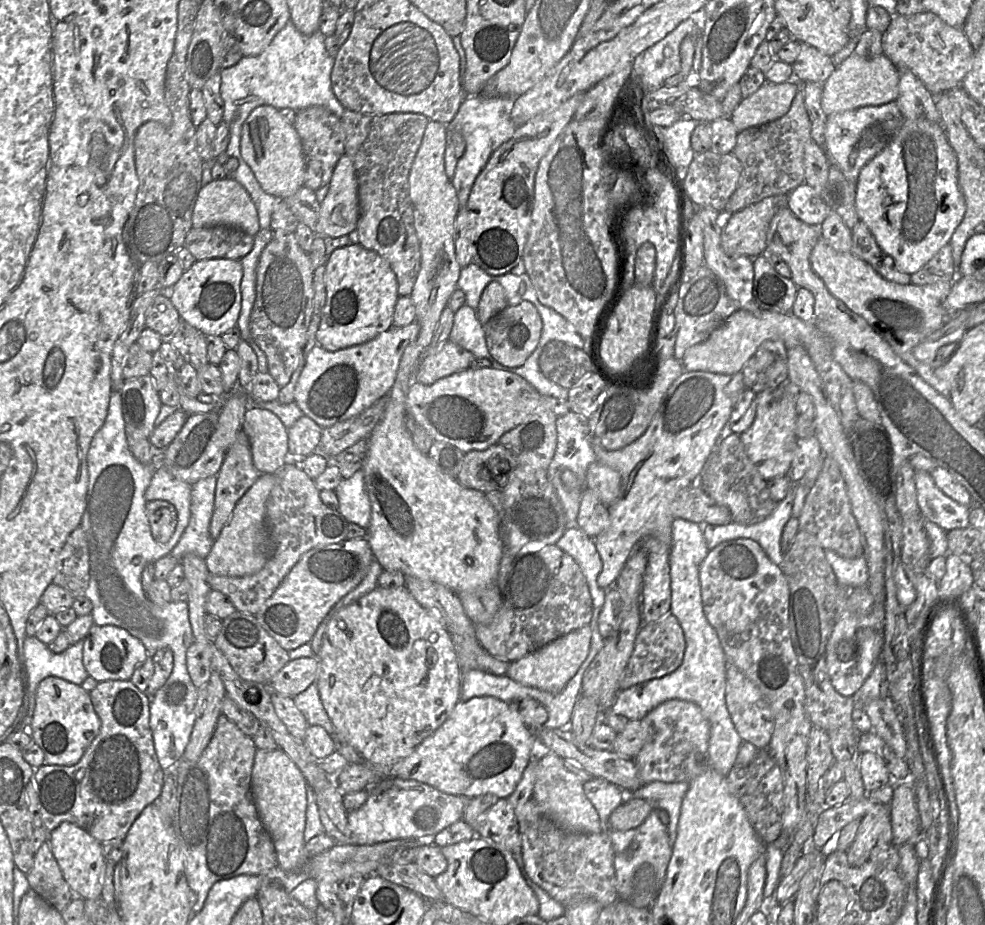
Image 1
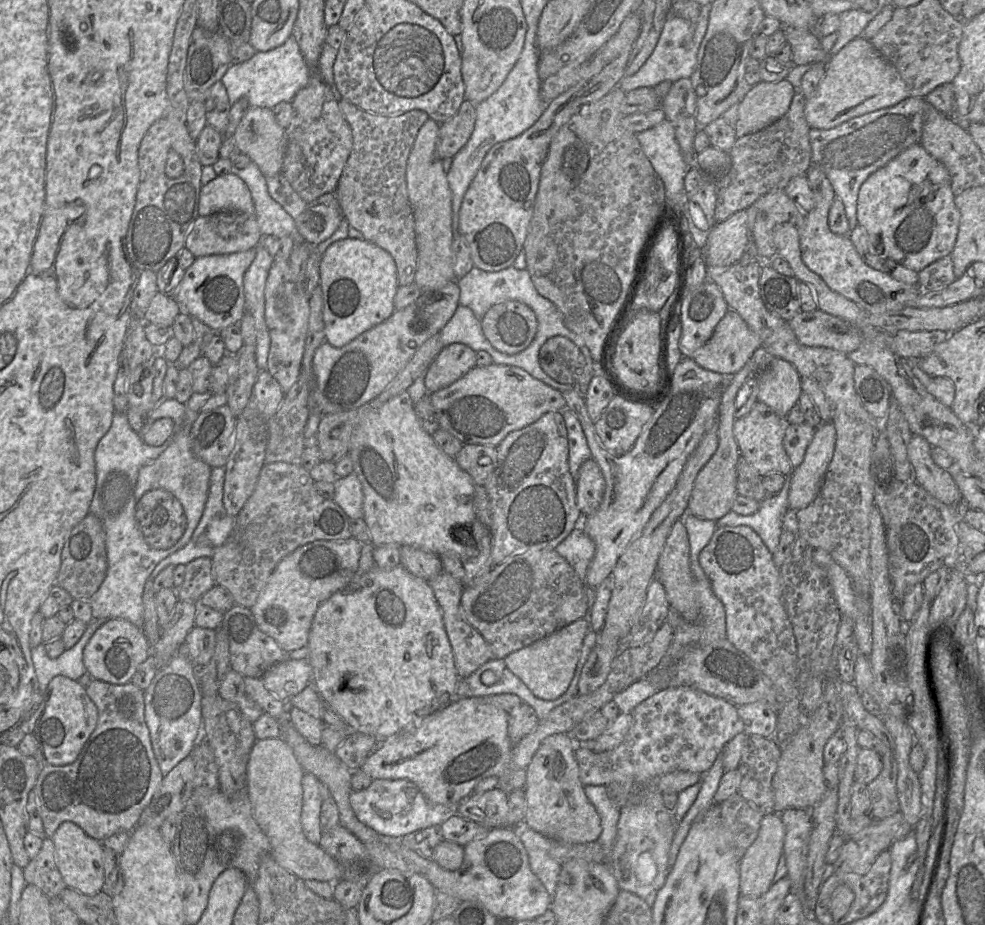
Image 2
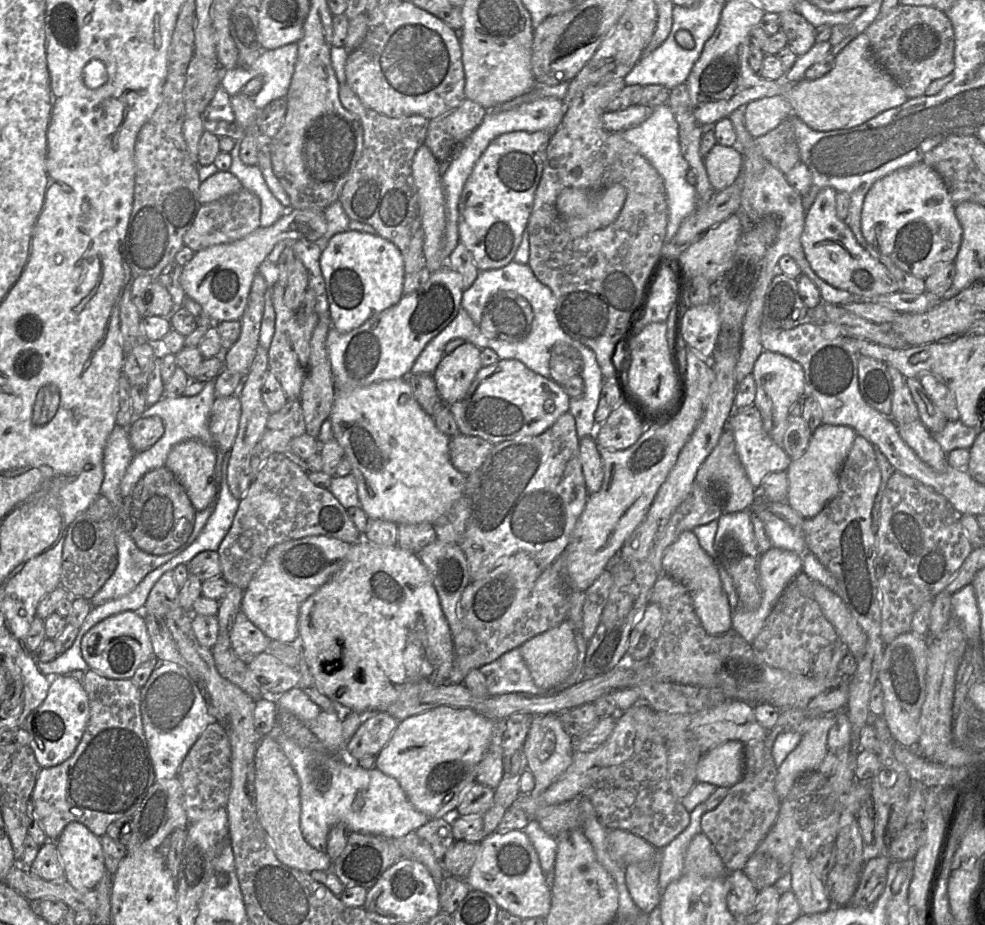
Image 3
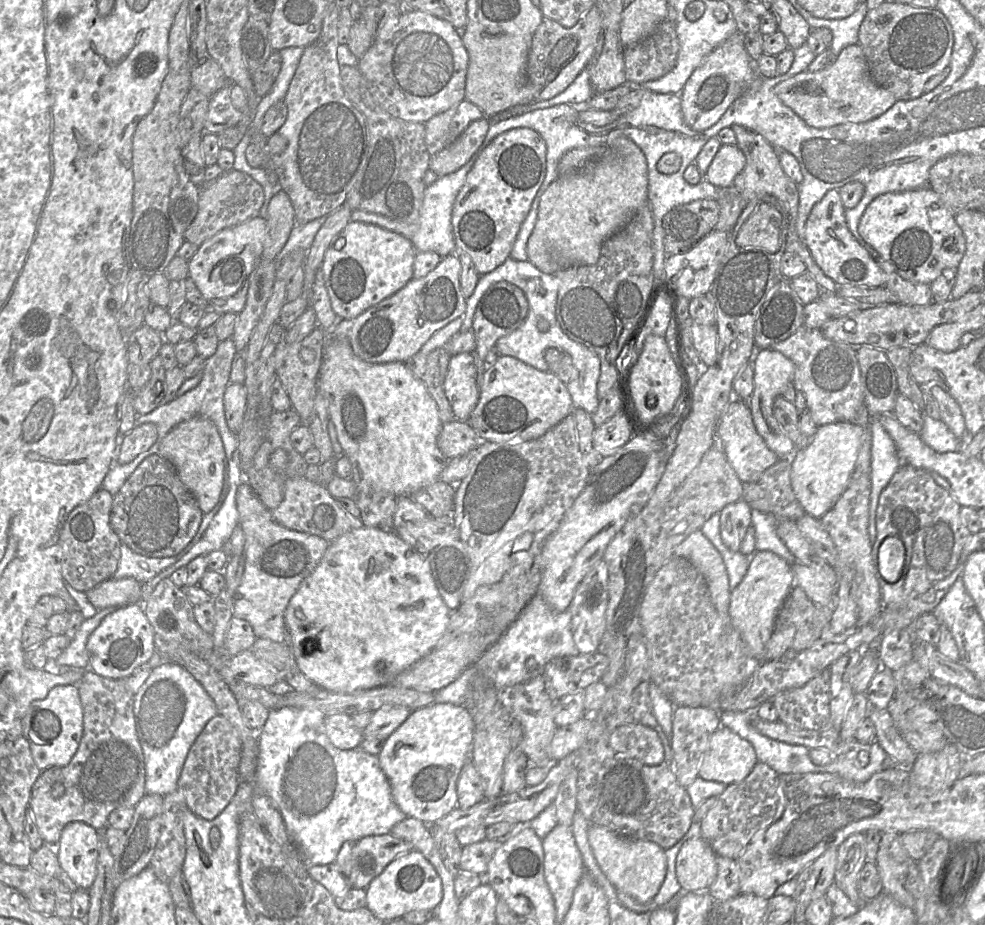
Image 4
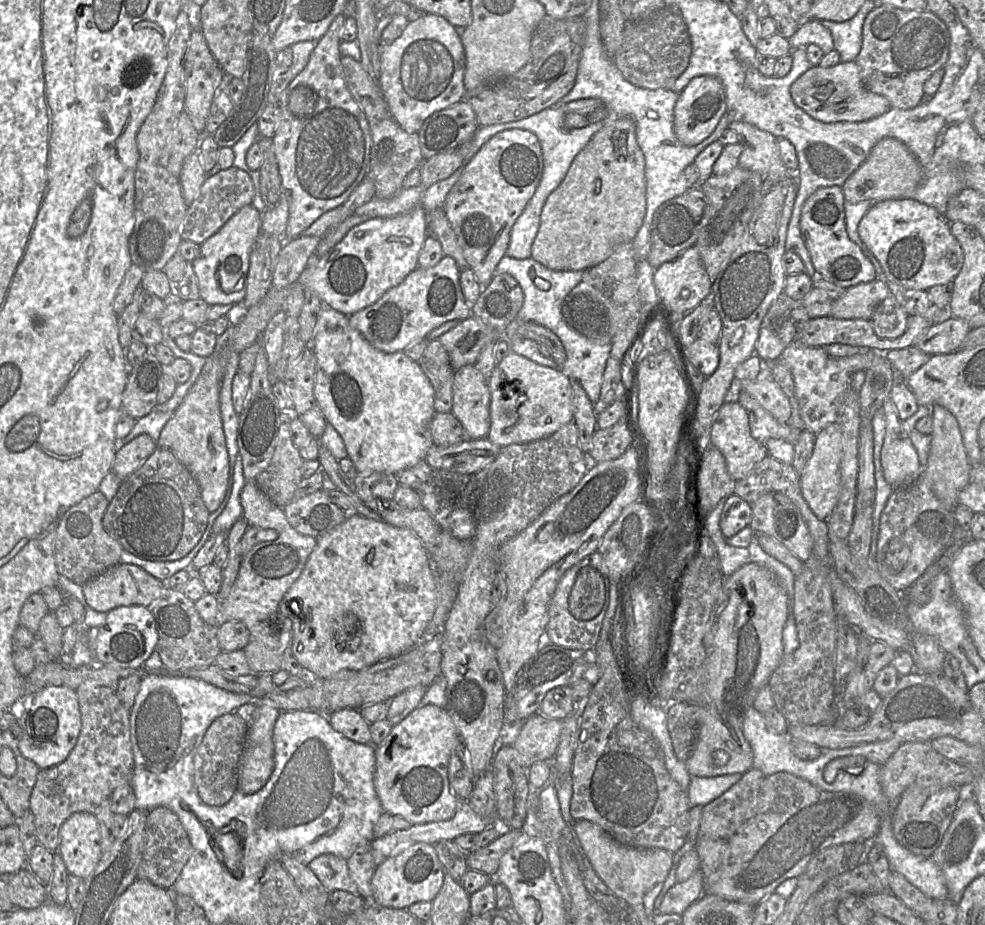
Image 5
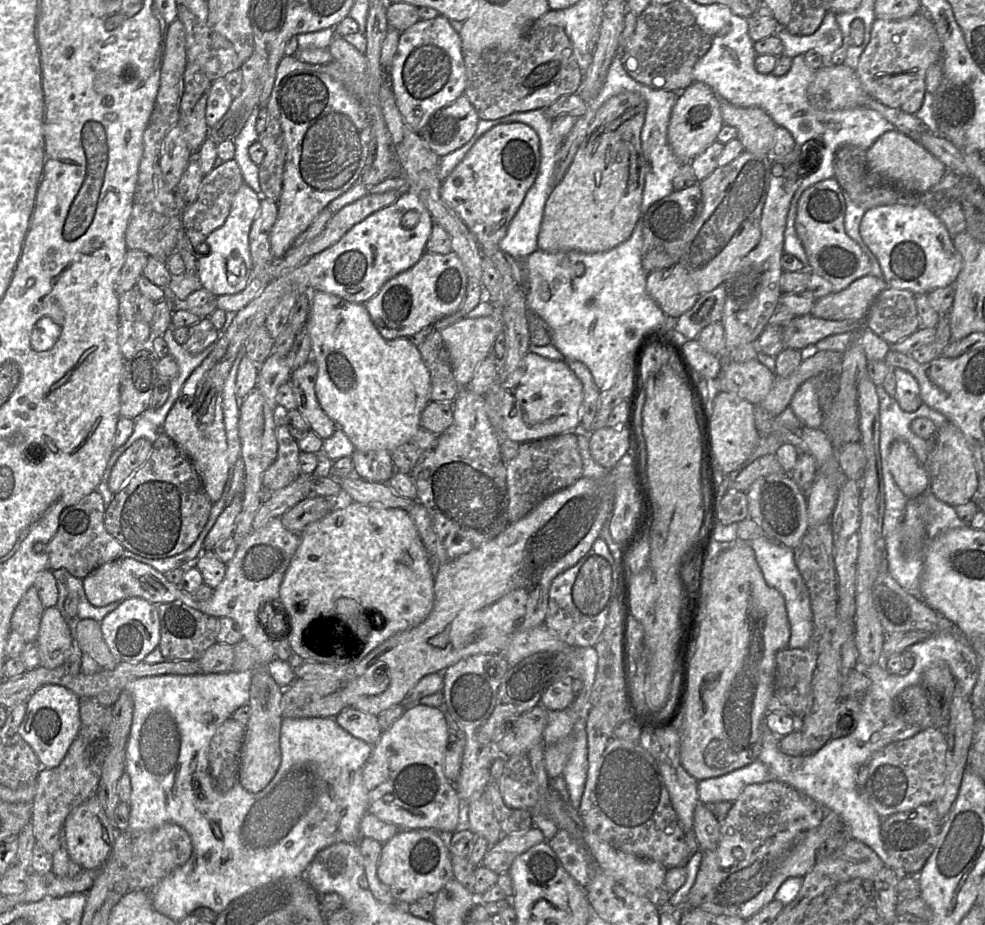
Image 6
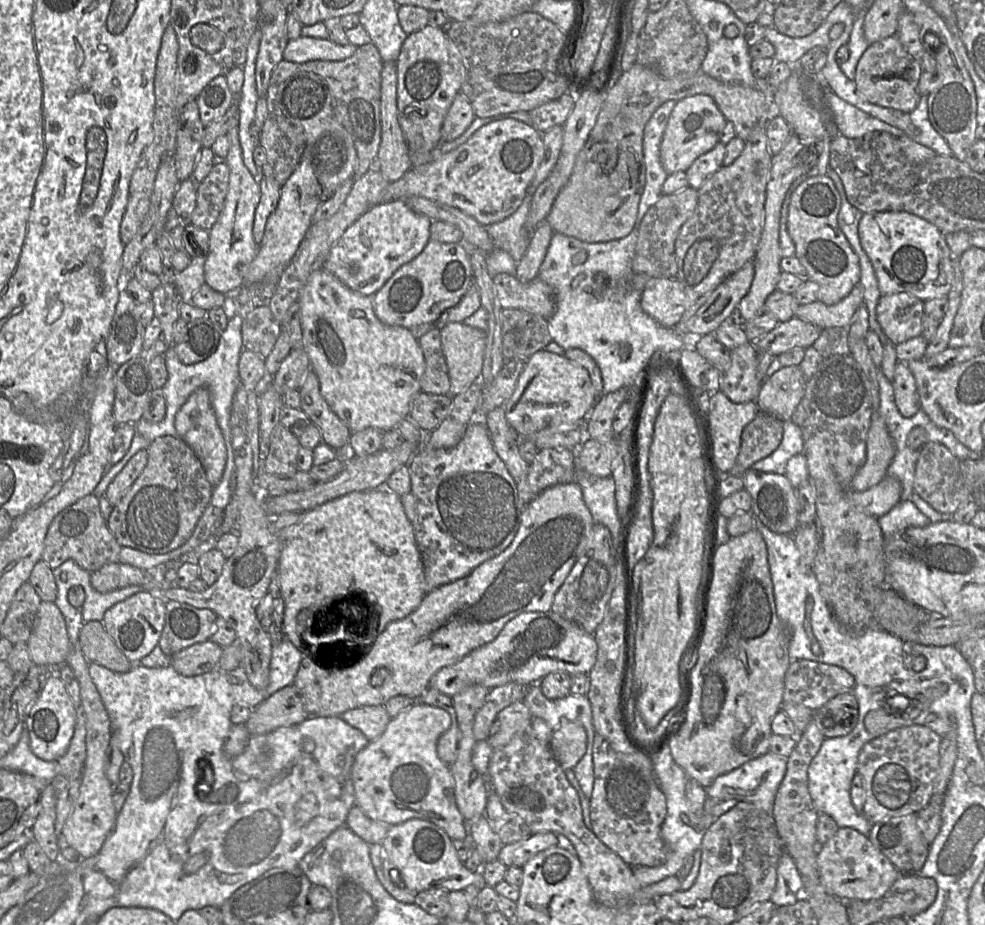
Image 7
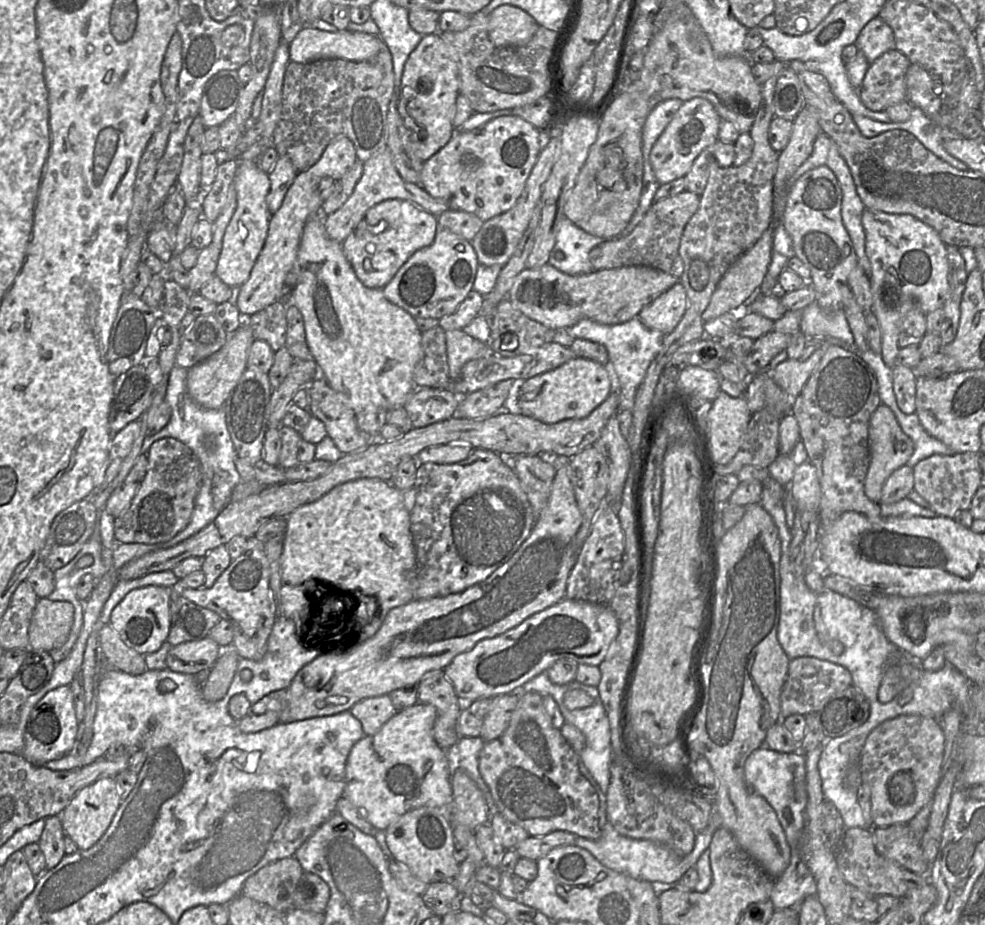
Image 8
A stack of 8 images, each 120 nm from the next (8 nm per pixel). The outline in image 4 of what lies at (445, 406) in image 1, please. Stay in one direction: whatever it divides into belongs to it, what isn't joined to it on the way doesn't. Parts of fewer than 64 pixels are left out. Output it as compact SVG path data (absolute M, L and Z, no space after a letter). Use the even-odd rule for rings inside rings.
M512 356L486 365L480 376L480 395L468 423L482 442L528 441L543 436L572 413L573 402L556 374L540 371Z

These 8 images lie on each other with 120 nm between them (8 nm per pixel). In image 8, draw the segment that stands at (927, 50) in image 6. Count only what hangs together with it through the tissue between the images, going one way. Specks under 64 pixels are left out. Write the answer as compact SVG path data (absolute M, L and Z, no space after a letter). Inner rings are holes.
M891 49L870 63L859 97L872 111L885 111L889 106L907 100L906 73L909 59L900 51Z

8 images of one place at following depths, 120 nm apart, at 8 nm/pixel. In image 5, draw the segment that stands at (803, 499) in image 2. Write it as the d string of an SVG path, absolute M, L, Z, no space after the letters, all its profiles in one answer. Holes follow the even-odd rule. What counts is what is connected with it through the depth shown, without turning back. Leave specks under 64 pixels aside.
M832 423L816 434L813 453L799 475L802 495L813 513L821 520L830 517L839 500L841 453L842 431L837 423Z

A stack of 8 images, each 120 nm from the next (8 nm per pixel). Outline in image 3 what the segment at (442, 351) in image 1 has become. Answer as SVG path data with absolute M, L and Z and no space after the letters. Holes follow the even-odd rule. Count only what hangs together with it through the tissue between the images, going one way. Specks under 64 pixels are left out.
M470 342L444 356L433 373L443 403L450 406L463 399L482 366L481 349Z

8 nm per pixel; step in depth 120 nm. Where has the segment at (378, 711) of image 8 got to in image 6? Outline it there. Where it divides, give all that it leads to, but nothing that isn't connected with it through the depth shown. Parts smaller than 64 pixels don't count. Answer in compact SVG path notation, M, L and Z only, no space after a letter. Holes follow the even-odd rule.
M354 707L343 709L335 716L335 720L349 734L370 745L374 745L382 734L378 716L362 712Z

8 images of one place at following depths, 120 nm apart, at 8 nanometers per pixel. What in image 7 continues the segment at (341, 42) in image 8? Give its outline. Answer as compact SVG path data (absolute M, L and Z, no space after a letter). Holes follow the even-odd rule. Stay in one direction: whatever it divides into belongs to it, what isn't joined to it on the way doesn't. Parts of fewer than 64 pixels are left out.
M300 35L296 39L288 40L283 52L285 60L303 63L311 60L344 60L350 57L357 46L348 43L340 45L329 38L315 38Z

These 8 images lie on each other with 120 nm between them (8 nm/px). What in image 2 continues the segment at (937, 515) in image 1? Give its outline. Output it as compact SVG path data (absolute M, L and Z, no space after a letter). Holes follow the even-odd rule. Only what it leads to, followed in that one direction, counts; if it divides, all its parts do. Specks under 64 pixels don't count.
M912 435L907 447L908 459L913 471L913 479L930 495L948 506L956 506L961 493L953 476L942 469L931 457L932 446L919 435Z

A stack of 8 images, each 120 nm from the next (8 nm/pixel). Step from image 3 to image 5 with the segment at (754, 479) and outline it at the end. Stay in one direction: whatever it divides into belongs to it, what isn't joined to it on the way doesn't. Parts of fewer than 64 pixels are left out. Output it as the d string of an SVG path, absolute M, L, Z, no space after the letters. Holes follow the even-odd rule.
M725 402L718 410L711 426L710 442L723 454L728 473L734 480L745 478L769 456L766 446L752 436L749 415L739 402Z

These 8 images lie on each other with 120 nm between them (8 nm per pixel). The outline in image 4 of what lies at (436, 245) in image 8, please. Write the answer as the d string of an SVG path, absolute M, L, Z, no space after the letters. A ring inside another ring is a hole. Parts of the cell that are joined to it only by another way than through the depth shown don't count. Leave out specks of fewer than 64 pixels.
M457 253L443 257L436 268L423 278L412 278L402 289L353 319L339 319L326 333L346 338L353 352L363 361L372 364L405 362L416 354L438 330L464 314L466 299L460 288L461 265Z

